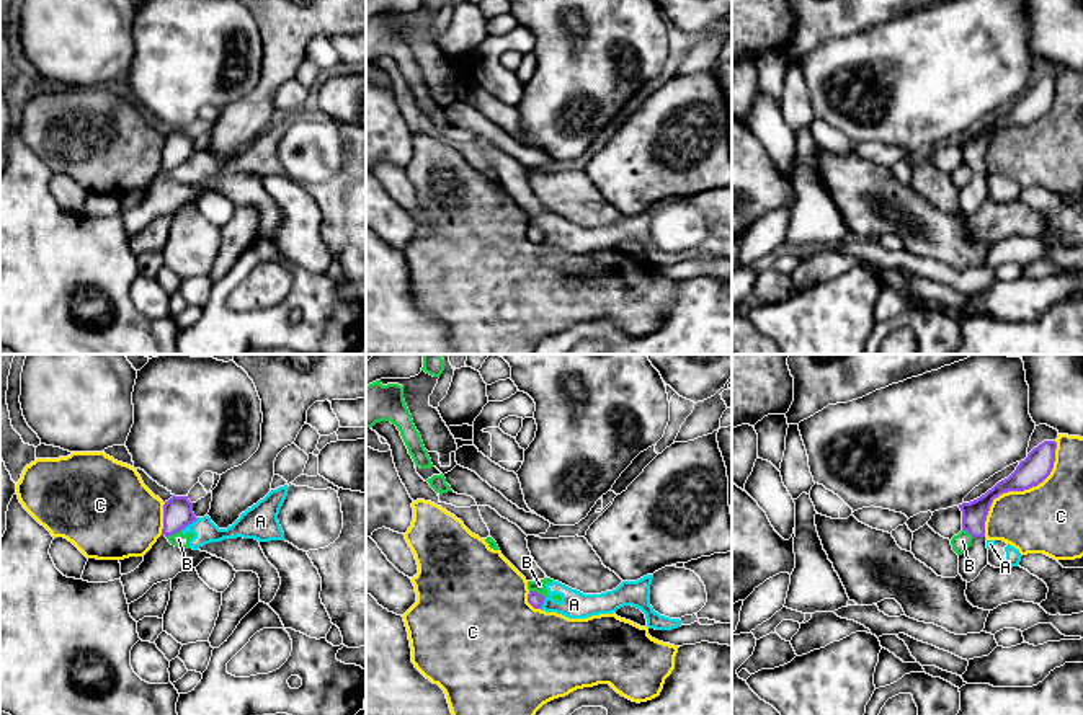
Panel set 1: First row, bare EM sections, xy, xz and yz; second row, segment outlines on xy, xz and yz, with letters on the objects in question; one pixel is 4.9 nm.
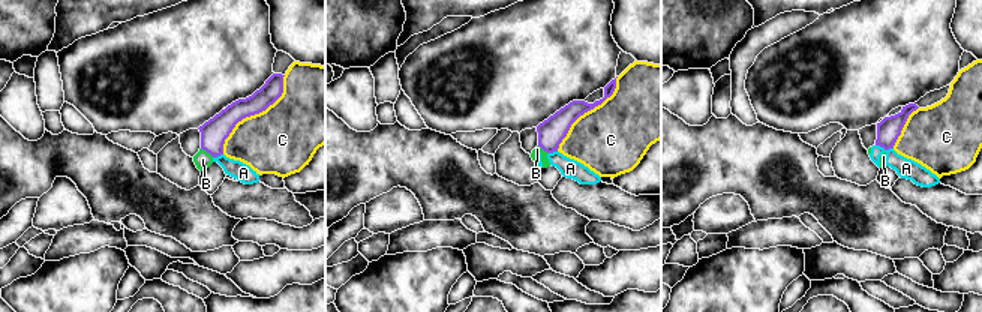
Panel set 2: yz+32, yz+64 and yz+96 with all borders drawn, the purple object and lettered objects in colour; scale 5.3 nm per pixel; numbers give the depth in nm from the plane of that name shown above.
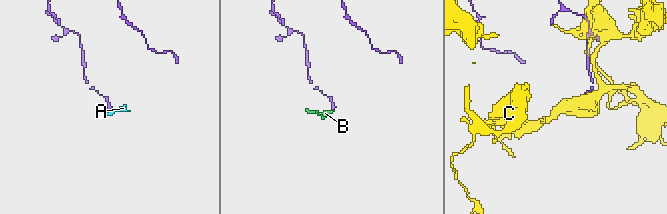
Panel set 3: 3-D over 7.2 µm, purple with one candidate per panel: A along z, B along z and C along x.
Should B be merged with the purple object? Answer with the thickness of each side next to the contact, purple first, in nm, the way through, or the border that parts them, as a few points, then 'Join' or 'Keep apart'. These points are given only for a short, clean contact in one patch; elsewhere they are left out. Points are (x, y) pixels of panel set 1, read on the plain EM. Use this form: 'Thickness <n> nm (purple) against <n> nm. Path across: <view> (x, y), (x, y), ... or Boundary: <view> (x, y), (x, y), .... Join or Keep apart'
Thickness 140 nm (purple) against 70 nm. Boundary: xy (182, 162), (167, 172). Keep apart

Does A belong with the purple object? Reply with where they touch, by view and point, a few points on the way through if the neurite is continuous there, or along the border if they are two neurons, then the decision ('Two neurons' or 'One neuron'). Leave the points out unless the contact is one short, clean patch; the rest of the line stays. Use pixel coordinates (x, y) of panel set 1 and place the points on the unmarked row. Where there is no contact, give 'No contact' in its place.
Touches purple at xy (190, 157). Boundary: xy (198, 152), (183, 164). Two neurons

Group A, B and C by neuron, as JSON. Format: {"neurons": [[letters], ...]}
{"neurons": [["A", "B"], ["C"]]}

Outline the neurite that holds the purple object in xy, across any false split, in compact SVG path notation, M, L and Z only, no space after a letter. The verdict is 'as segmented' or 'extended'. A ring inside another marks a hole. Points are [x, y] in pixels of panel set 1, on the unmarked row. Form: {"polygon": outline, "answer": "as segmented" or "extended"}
{"polygon": "M172 131L163 139L163 163L162 170L168 171L186 160L193 158L198 152L193 147L193 137L188 131Z", "answer": "as segmented"}

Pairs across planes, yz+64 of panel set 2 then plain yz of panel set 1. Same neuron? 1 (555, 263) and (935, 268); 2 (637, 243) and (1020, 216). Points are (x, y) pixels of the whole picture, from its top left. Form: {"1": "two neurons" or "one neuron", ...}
{"1": "one neuron", "2": "two neurons"}

